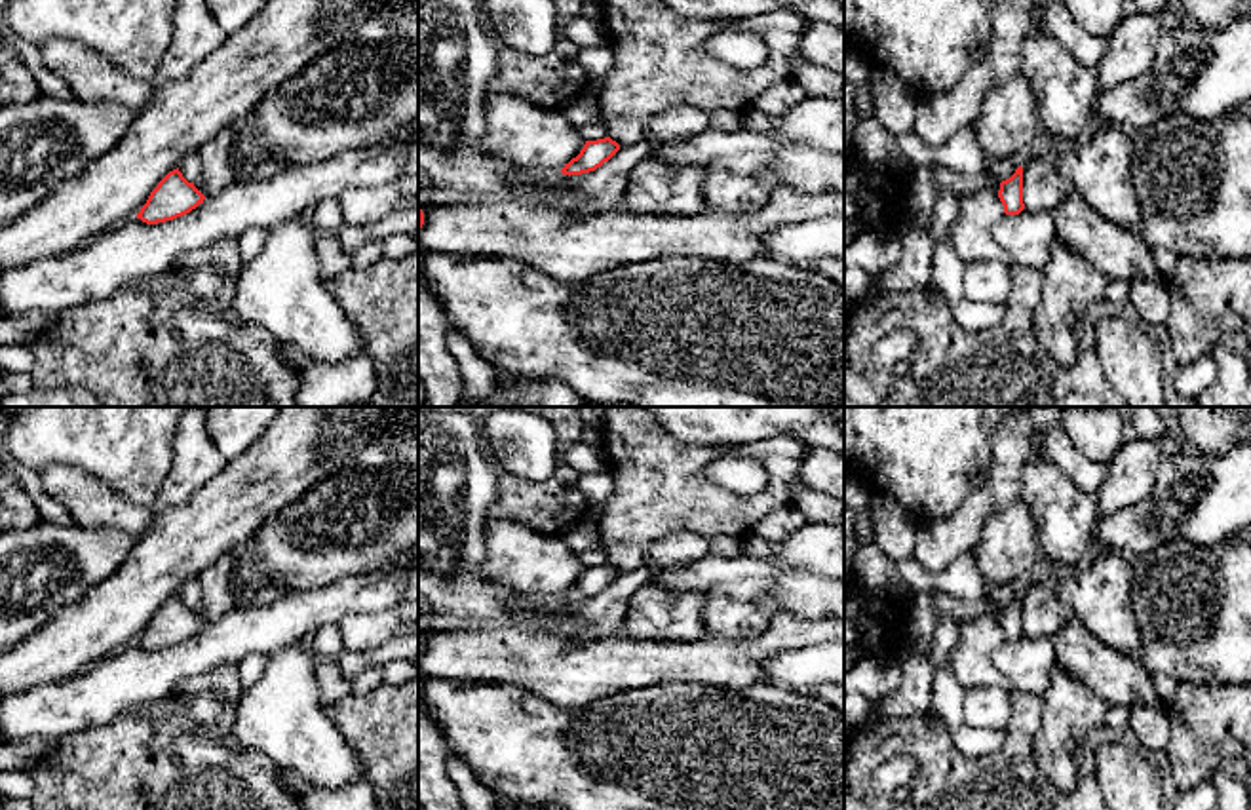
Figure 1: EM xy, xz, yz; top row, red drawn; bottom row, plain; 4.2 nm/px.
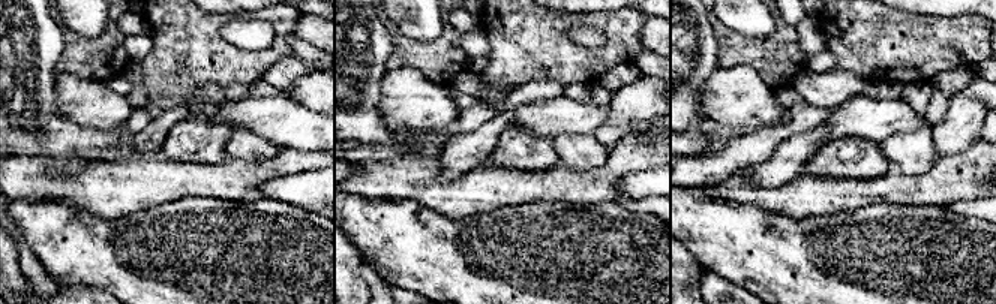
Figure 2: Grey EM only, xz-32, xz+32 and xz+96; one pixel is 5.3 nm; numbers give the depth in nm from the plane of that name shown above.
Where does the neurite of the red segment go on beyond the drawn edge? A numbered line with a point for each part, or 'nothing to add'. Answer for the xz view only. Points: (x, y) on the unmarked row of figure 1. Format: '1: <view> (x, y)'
nothing to add

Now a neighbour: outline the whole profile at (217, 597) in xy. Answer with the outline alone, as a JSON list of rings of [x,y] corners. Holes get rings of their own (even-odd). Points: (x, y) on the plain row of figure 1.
[[[236,551],[221,555],[211,567],[202,570],[196,580],[202,589],[200,603],[194,612],[203,622],[217,622],[222,614],[236,607],[234,574],[238,569]]]

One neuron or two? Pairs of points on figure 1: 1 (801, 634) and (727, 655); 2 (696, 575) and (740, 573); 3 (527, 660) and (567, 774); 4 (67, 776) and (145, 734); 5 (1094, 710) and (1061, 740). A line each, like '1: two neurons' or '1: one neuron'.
1: one neuron
2: one neuron
3: two neurons
4: one neuron
5: one neuron

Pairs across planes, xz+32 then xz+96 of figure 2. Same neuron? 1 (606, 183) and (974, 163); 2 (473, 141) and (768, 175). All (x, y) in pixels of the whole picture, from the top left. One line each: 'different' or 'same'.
1: same
2: same

